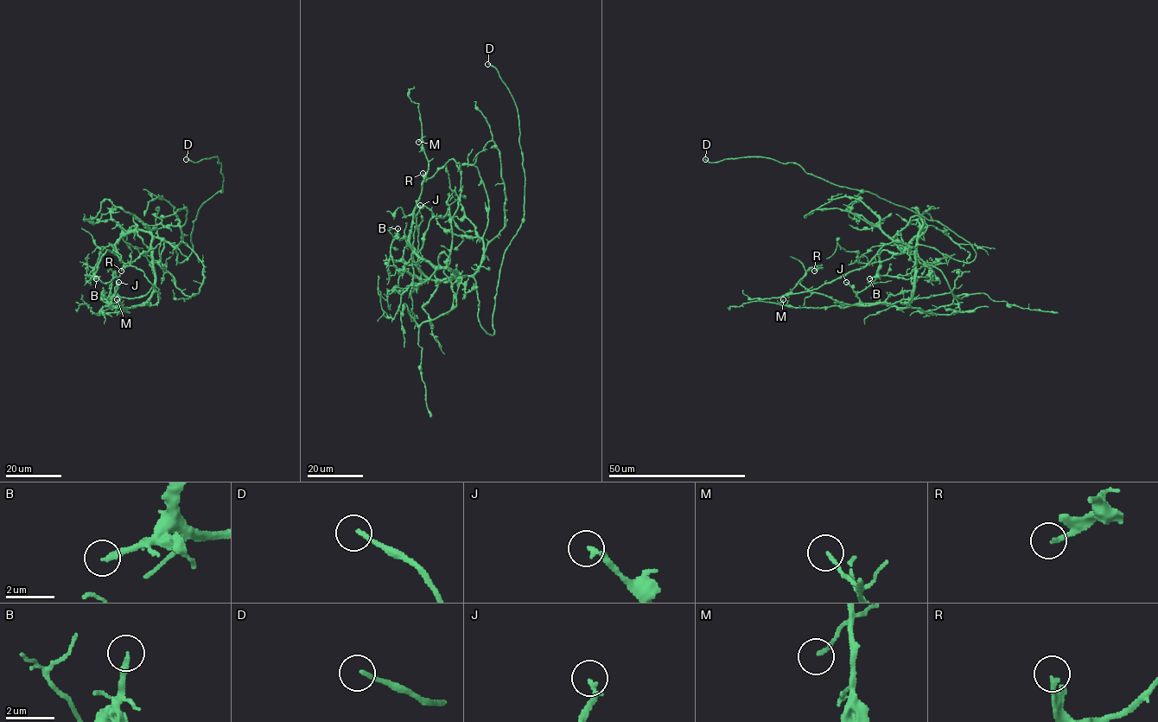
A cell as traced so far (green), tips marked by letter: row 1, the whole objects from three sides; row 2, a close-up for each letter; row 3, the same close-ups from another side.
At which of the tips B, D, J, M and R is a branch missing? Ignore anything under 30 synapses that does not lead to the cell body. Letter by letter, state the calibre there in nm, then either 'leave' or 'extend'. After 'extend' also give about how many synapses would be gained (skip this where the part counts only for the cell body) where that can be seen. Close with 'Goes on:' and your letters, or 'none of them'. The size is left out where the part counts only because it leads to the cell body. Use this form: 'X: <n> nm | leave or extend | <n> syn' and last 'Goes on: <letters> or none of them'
B: 200 nm | extend | 35 syn
D: 170 nm | extend
J: 180 nm | leave
M: 150 nm | leave
R: 180 nm | leave
Goes on: B, D

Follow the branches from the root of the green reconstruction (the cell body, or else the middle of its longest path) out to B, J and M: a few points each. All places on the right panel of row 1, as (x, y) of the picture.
B: (955, 260), (920, 245), (917, 240), (920, 230), (901, 253), (882, 251), (878, 272), (869, 278)
J: (955, 260), (920, 245), (919, 238), (913, 294), (904, 308), (862, 303), (846, 282)
M: (955, 260), (920, 245), (919, 238), (913, 294), (904, 308), (883, 303), (793, 307), (781, 305), (783, 299)

